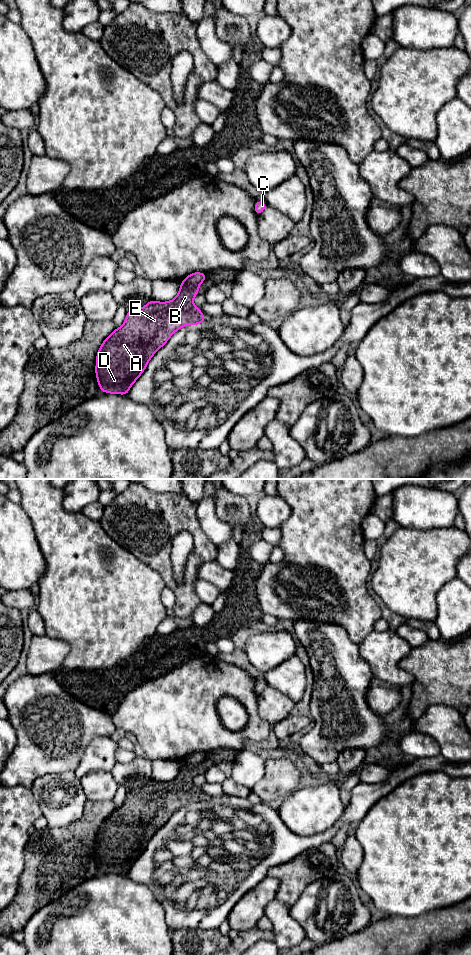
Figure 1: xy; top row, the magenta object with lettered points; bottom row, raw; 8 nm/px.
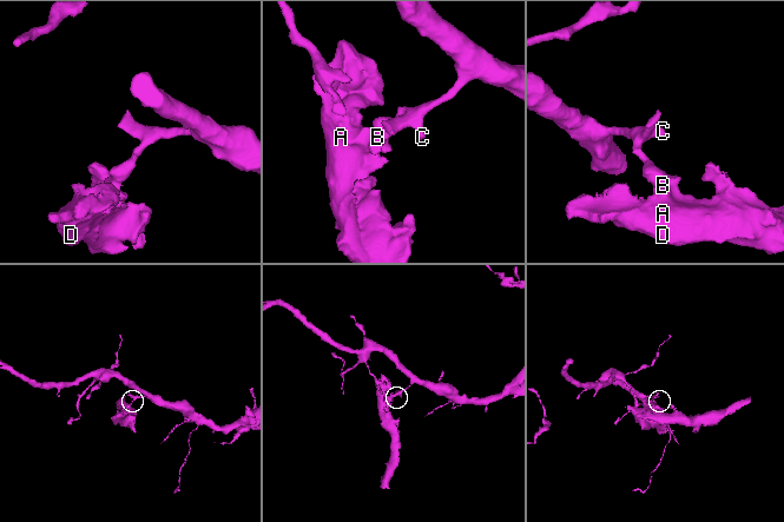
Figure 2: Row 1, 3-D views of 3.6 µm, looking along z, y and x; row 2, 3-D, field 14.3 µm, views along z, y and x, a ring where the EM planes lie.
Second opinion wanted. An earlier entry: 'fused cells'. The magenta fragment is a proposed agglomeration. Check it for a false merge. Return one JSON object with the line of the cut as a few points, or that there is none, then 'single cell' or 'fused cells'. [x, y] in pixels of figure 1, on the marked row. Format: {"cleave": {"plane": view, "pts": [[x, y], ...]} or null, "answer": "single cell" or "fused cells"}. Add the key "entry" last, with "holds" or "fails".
{"cleave": {"plane": "xy", "pts": [[182, 281], [198, 285]]}, "answer": "fused cells", "entry": "holds"}

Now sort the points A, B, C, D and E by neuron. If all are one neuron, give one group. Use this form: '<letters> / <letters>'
A B D E / C

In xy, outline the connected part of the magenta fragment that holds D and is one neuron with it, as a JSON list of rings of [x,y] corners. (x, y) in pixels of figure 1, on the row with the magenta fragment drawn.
[[[182,281],[177,296],[171,301],[151,300],[144,307],[127,312],[122,326],[116,328],[103,341],[96,355],[95,374],[102,392],[127,395],[153,355],[176,331],[186,325],[197,325],[206,321],[202,311],[193,303],[197,294],[199,285],[193,286]]]

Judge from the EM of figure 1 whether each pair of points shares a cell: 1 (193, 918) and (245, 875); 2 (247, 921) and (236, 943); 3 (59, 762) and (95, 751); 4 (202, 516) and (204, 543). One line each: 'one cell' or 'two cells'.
1: one cell
2: two cells
3: two cells
4: two cells

